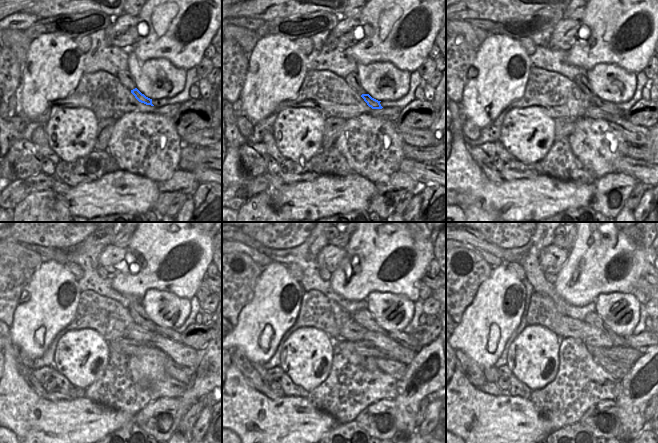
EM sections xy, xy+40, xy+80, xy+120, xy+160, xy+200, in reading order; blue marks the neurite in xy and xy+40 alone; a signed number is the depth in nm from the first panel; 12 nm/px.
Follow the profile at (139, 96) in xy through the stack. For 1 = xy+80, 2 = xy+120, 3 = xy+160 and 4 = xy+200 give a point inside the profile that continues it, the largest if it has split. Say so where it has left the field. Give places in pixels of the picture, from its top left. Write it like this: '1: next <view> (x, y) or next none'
1: next xy+80 (596, 101)
2: next xy+120 (171, 334)
3: next xy+160 (404, 339)
4: next xy+200 (648, 338)

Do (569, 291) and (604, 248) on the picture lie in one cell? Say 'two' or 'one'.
one

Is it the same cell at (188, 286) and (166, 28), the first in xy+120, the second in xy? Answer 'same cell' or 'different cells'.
same cell

